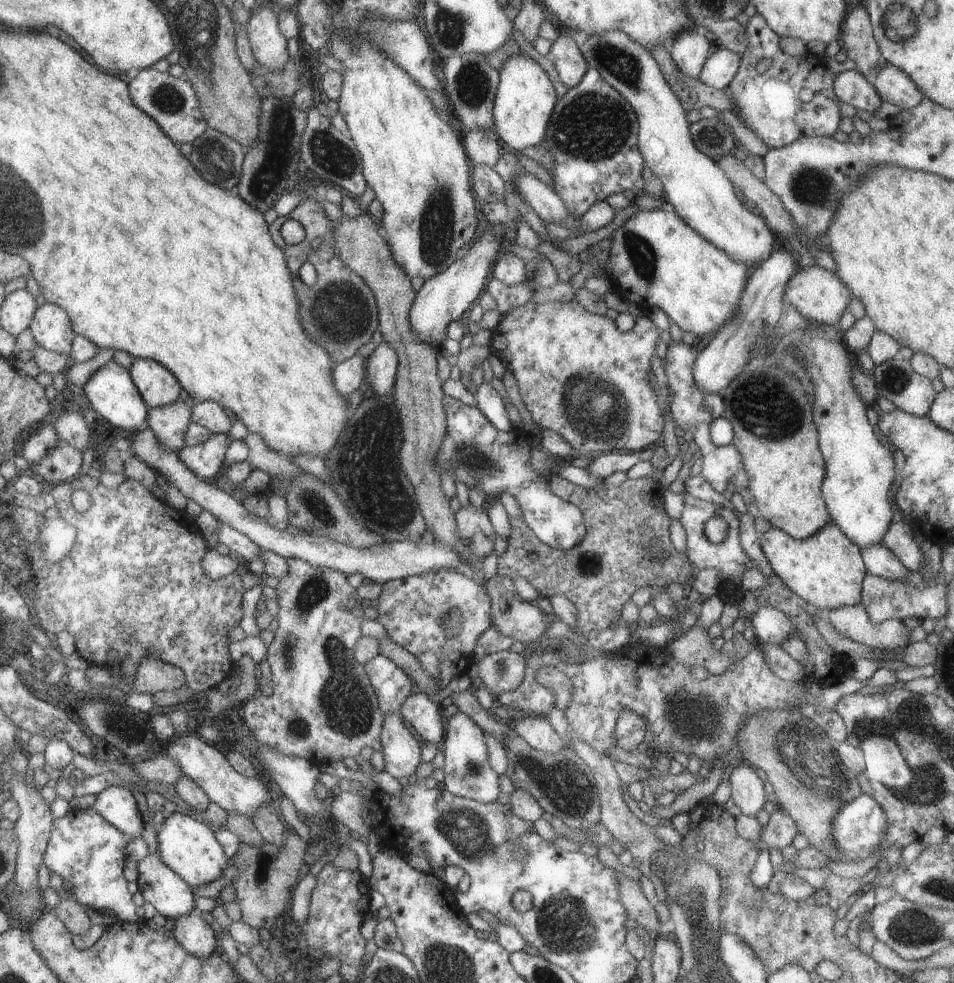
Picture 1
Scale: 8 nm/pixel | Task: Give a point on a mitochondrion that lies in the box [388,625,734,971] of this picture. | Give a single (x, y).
(690, 715)

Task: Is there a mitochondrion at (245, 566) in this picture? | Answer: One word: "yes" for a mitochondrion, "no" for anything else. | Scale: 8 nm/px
no

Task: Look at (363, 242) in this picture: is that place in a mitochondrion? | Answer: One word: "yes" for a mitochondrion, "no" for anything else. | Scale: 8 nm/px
no

